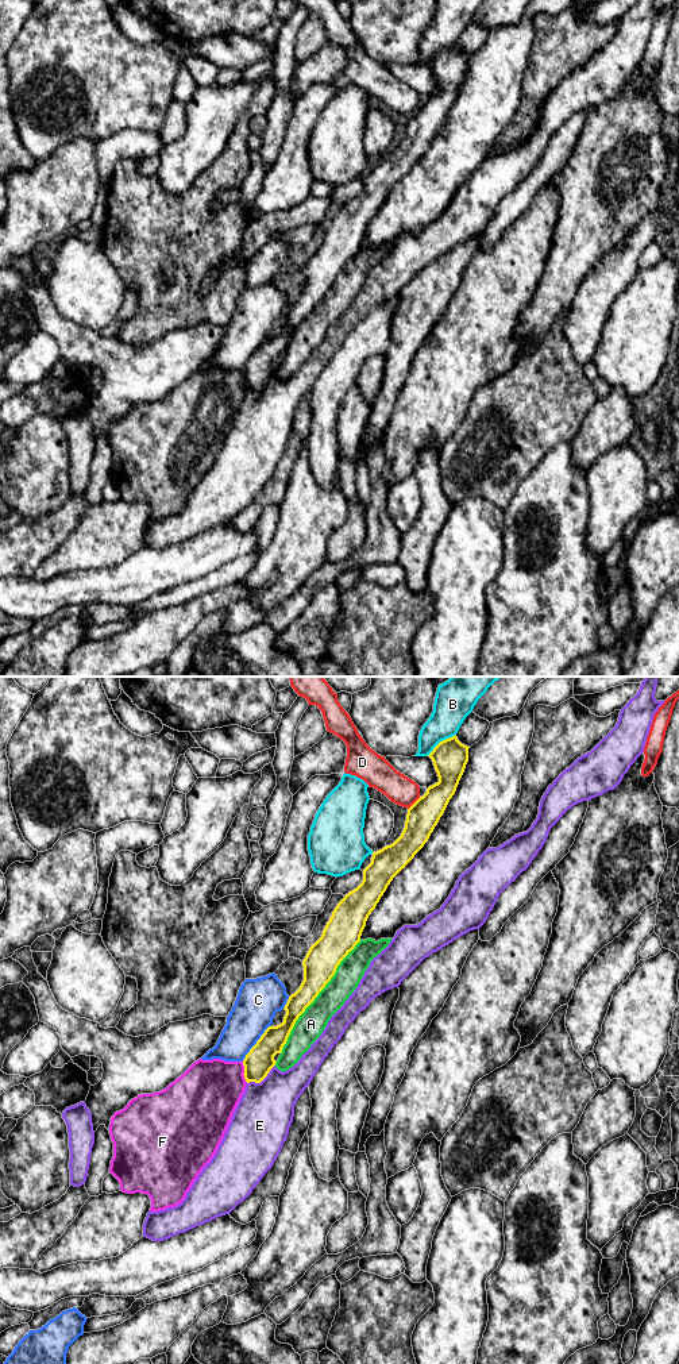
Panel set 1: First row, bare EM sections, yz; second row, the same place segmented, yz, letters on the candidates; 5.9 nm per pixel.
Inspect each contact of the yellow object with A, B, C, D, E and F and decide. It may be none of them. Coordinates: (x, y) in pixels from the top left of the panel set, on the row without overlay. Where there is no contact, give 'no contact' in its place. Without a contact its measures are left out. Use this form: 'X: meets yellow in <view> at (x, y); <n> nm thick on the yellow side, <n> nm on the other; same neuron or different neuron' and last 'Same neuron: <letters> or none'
A: meets yellow in yz at (316, 304); 200 nm thick on the yellow side, 160 nm on the other; different neuron
B: meets yellow in yz at (440, 50); 220 nm thick on the yellow side, 200 nm on the other; different neuron
C: meets yellow in yz at (257, 351); 170 nm thick on the yellow side, 260 nm on the other; different neuron
D: meets yellow in yz at (413, 112); 190 nm thick on the yellow side, 170 nm on the other; different neuron
E: meets yellow in yz at (262, 388); 170 nm thick on the yellow side, 340 nm on the other; different neuron
F: meets yellow in yz at (245, 381); 170 nm thick on the yellow side, 380 nm on the other; different neuron
Same neuron: none

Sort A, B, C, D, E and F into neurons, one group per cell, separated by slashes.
A / B / C / D / E / F

